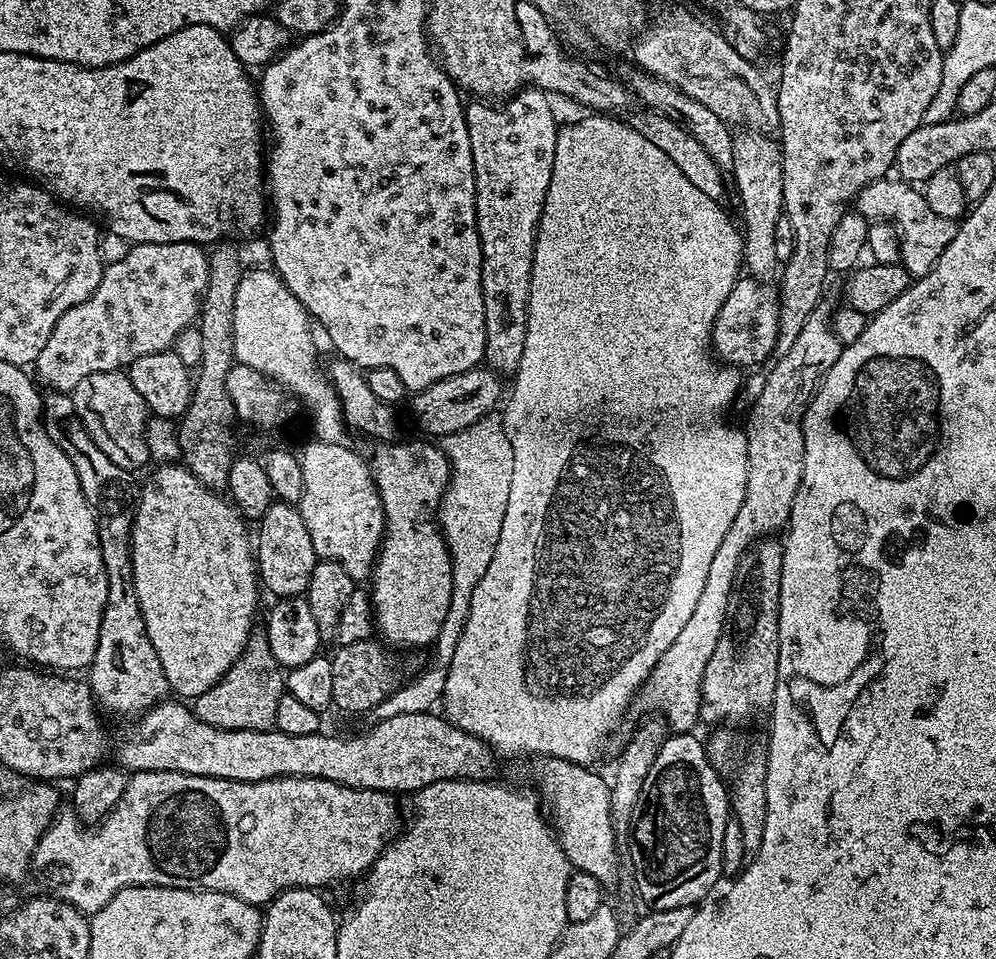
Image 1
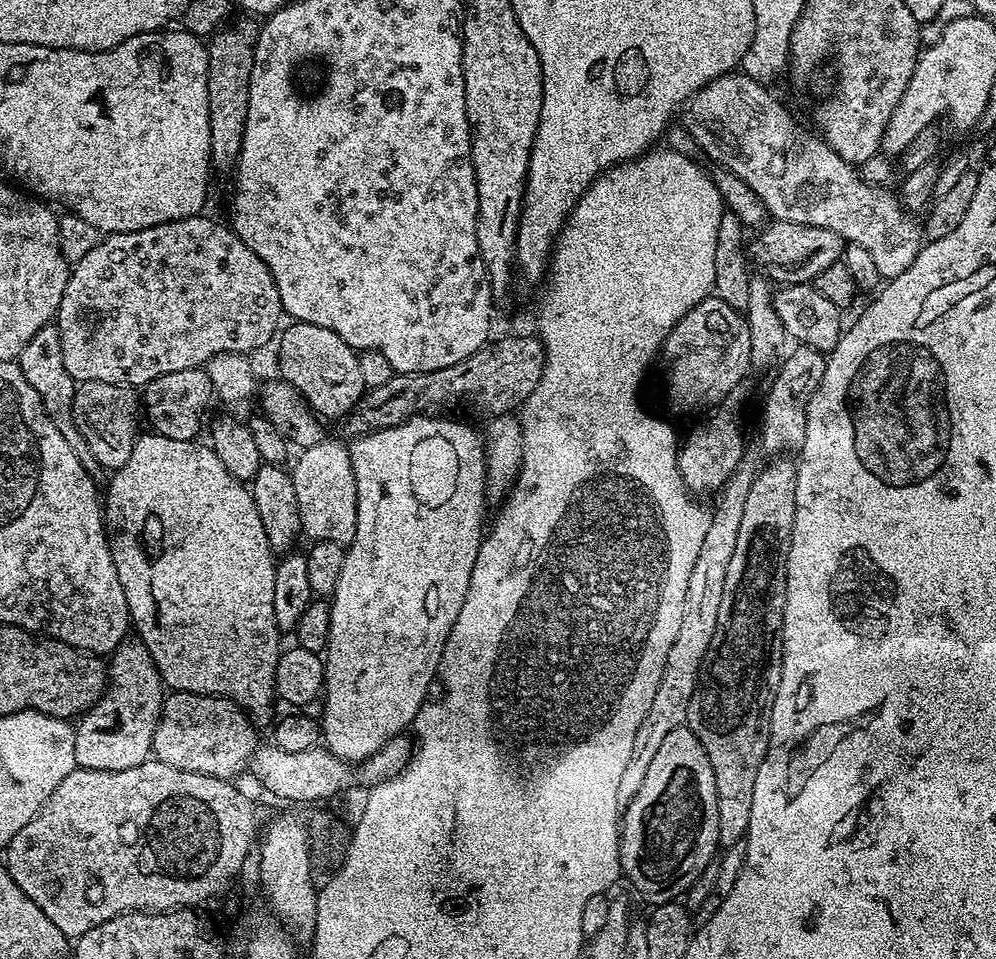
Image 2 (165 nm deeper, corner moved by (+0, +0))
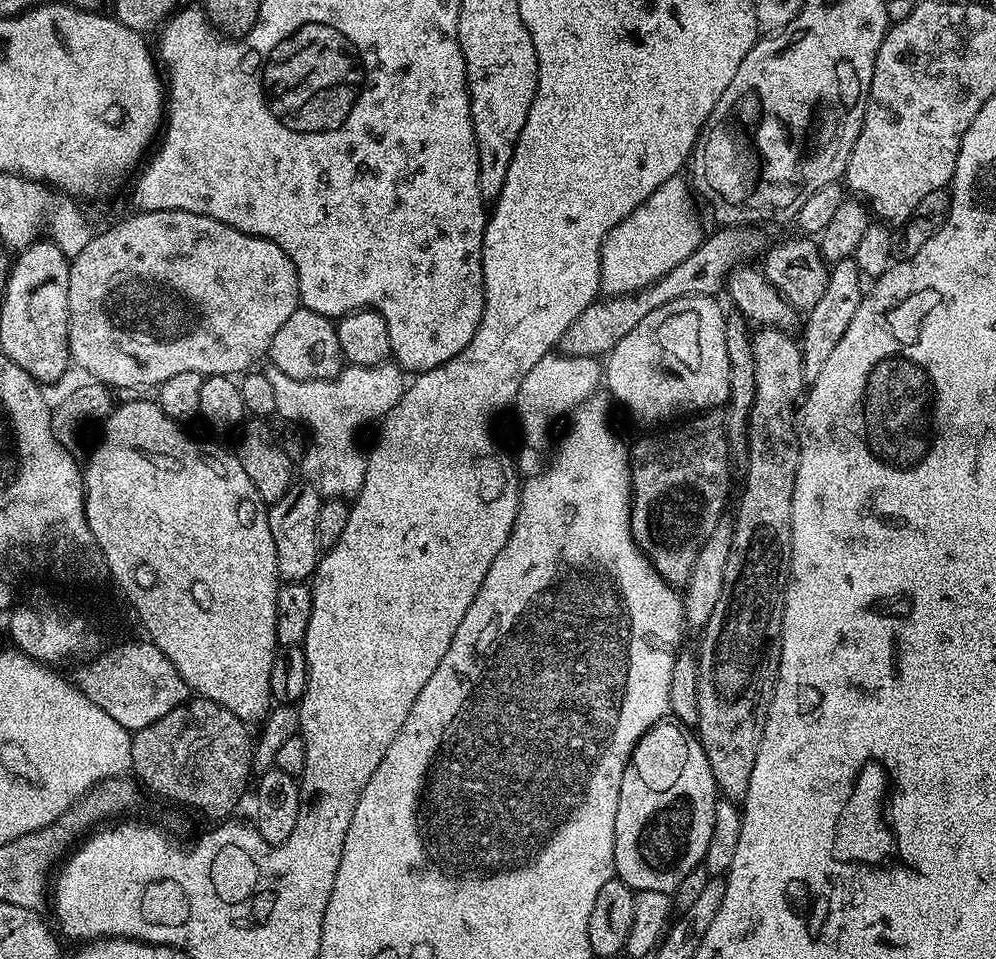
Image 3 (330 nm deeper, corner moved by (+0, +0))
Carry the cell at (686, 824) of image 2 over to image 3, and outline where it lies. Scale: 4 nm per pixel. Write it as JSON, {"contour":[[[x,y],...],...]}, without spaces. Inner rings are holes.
{"contour":[[[665,718],[646,730],[624,765],[622,786],[618,790],[618,814],[614,814],[615,875],[636,892],[658,890],[675,893],[682,878],[686,878],[690,870],[703,865],[706,846],[710,846],[710,834],[714,830],[717,799],[718,789],[710,762],[699,735],[691,727]]]}

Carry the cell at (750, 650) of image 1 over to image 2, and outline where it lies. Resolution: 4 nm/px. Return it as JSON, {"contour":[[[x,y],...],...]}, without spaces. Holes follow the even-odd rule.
{"contour":[[[772,458],[772,460],[761,467],[760,473],[754,478],[754,486],[750,486],[750,494],[746,497],[746,507],[742,513],[742,526],[738,526],[738,542],[734,545],[734,555],[730,558],[730,567],[726,570],[726,590],[722,590],[722,606],[718,609],[718,626],[714,630],[714,638],[710,638],[710,650],[706,650],[706,658],[700,667],[698,674],[698,686],[694,690],[694,698],[690,698],[690,710],[688,711],[688,719],[686,727],[698,738],[698,742],[702,742],[702,750],[706,750],[706,758],[710,758],[710,770],[714,770],[714,786],[718,794],[718,838],[720,839],[719,847],[727,849],[734,845],[734,842],[745,839],[750,826],[750,802],[754,802],[754,782],[758,778],[758,766],[762,766],[762,762],[766,758],[766,750],[768,749],[768,739],[770,738],[770,726],[772,725],[772,703],[776,697],[776,687],[780,685],[780,671],[782,670],[782,658],[784,657],[784,639],[780,637],[782,634],[782,626],[784,625],[784,603],[786,602],[786,562],[788,561],[788,551],[790,550],[790,542],[792,541],[792,531],[794,530],[794,510],[796,509],[796,465],[797,461],[792,458]]]}

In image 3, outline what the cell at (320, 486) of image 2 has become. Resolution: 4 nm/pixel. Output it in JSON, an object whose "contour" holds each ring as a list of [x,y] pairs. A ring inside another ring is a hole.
{"contour":[[[385,362],[378,366],[346,366],[332,380],[299,380],[290,378],[290,374],[282,374],[282,370],[268,366],[263,369],[264,376],[274,386],[275,415],[281,416],[281,421],[295,422],[306,426],[310,433],[308,449],[298,468],[304,471],[303,479],[313,484],[321,497],[324,498],[354,498],[362,490],[362,482],[366,478],[368,457],[365,449],[360,449],[360,431],[367,424],[375,425],[384,419],[385,414],[402,398],[406,387],[405,373],[399,364]]]}

